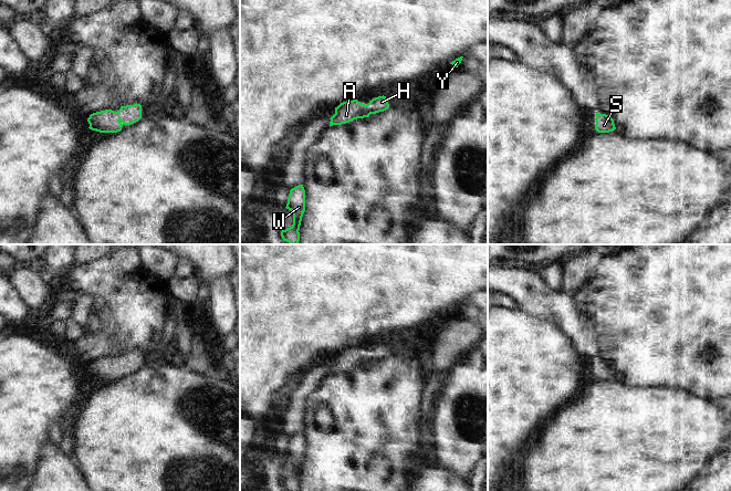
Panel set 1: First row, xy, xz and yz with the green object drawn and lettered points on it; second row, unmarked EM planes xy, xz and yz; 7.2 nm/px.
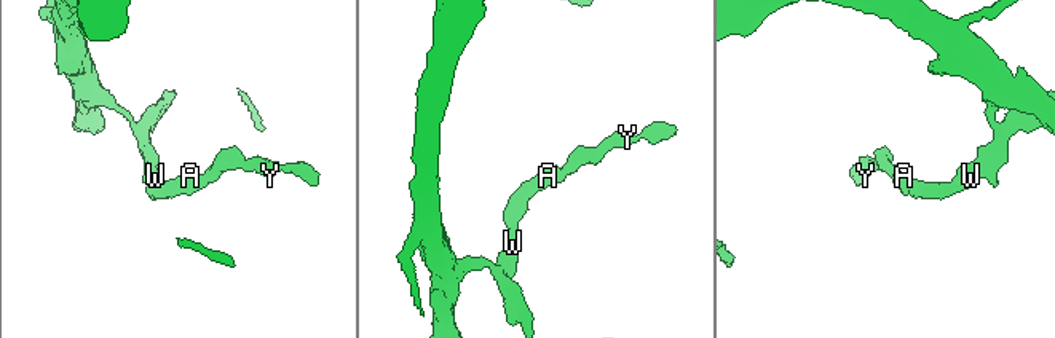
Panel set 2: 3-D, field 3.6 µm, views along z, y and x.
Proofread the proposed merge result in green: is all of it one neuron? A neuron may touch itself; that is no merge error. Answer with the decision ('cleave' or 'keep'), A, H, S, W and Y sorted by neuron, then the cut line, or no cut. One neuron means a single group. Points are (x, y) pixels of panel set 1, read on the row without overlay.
keep; A H S W Y; no cut

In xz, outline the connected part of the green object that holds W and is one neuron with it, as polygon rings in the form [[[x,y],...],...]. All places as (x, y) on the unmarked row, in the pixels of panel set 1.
[[[299,432],[290,438],[286,457],[292,459],[293,472],[281,479],[281,484],[289,491],[299,491],[300,473],[305,459],[305,438],[303,432]]]

